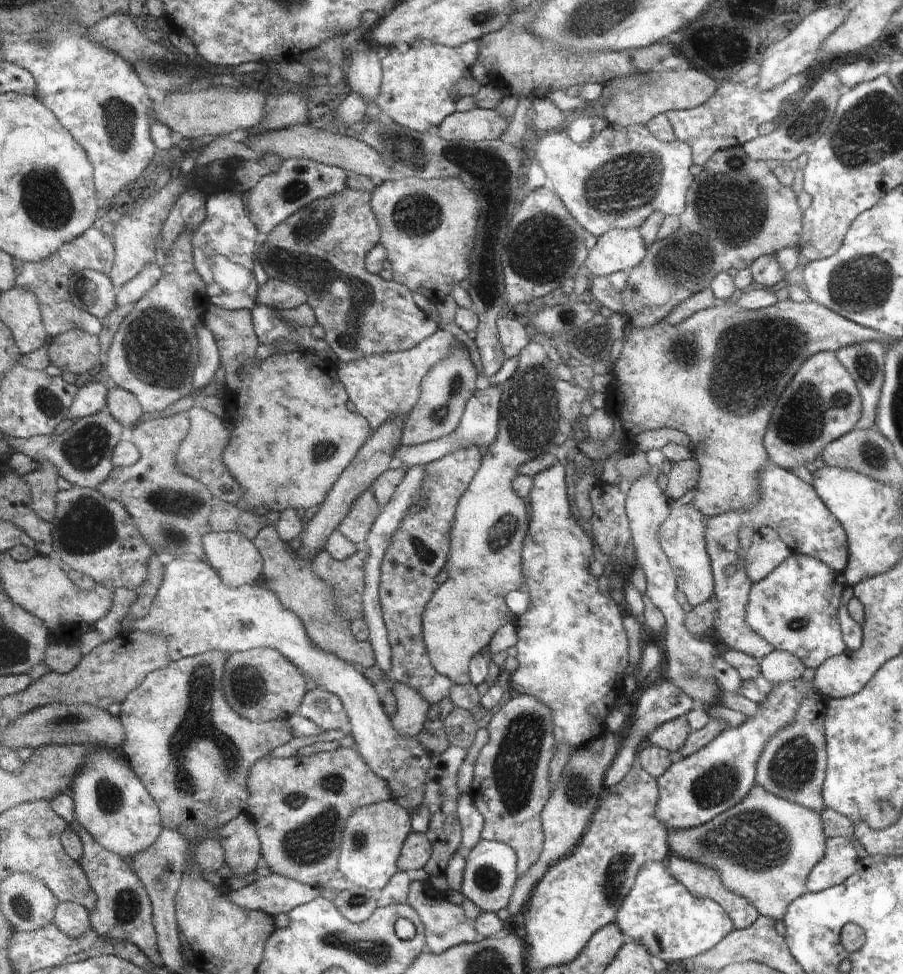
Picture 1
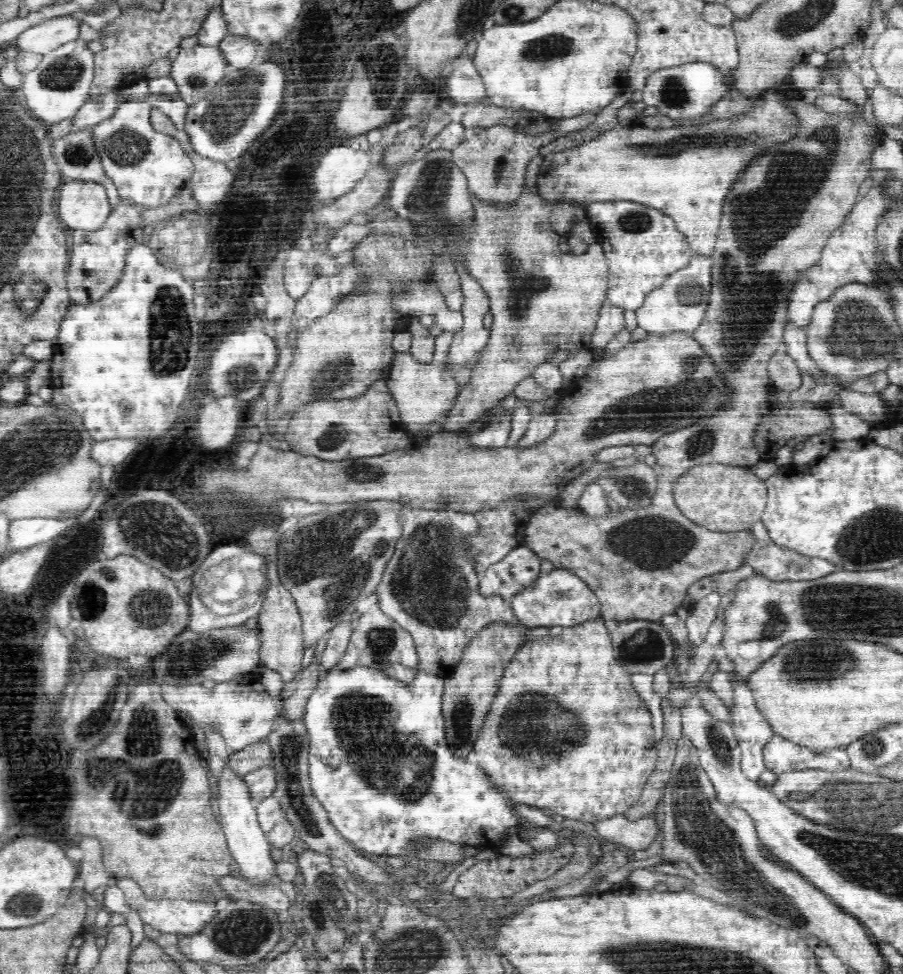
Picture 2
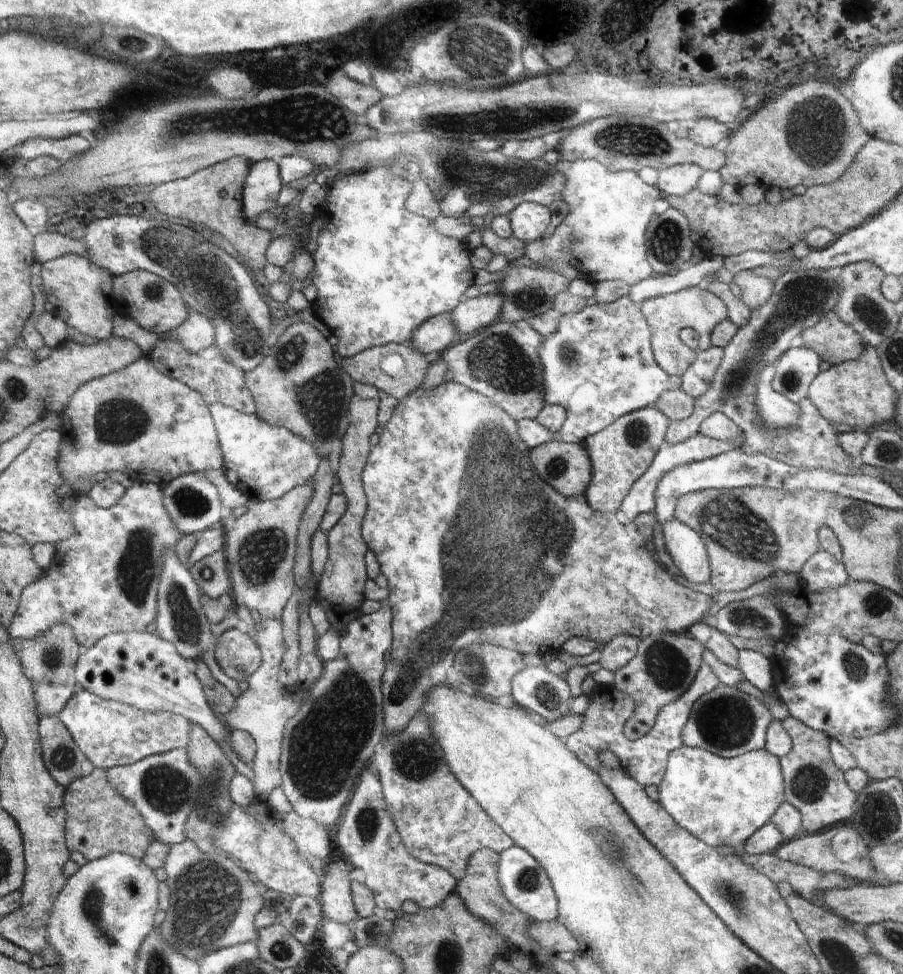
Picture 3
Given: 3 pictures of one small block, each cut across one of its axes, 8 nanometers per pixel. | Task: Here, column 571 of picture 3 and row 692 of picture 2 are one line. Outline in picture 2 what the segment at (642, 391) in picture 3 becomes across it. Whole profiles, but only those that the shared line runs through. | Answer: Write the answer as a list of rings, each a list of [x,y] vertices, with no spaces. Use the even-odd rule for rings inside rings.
[[[357,666],[350,670],[338,670],[335,667],[322,673],[318,686],[308,699],[302,719],[308,729],[308,763],[310,763],[309,777],[311,778],[312,793],[322,803],[331,824],[340,832],[340,835],[346,841],[354,843],[360,851],[364,851],[366,856],[375,858],[378,855],[387,855],[392,858],[393,856],[410,855],[420,838],[430,838],[430,842],[442,840],[442,842],[460,844],[462,847],[472,846],[476,847],[478,851],[491,850],[499,854],[503,852],[507,842],[508,830],[512,826],[519,826],[516,816],[512,814],[511,808],[506,804],[508,796],[504,791],[500,787],[498,788],[498,785],[496,786],[496,783],[487,774],[484,774],[479,766],[473,765],[470,759],[460,759],[448,745],[445,720],[441,713],[445,679],[443,675],[424,671],[416,673],[412,684],[406,684],[390,678],[383,671],[366,666]]]

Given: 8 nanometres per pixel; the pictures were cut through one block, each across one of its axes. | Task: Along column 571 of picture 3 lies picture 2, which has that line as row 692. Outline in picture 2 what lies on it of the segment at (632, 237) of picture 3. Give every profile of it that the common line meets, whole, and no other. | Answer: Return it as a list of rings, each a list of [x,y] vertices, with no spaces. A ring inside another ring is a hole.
[[[243,676],[234,677],[226,682],[212,684],[209,688],[202,684],[174,686],[166,681],[160,683],[161,693],[170,707],[180,713],[186,713],[192,724],[189,728],[206,727],[218,731],[224,737],[226,746],[231,753],[246,748],[253,742],[266,740],[275,729],[281,711],[281,704],[277,698],[271,697],[257,684],[244,682]]]

